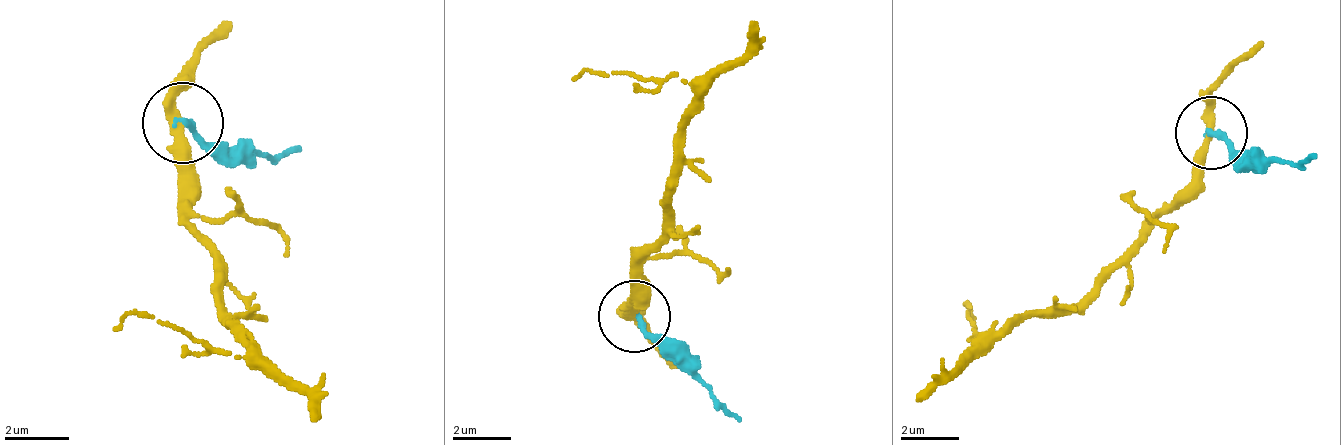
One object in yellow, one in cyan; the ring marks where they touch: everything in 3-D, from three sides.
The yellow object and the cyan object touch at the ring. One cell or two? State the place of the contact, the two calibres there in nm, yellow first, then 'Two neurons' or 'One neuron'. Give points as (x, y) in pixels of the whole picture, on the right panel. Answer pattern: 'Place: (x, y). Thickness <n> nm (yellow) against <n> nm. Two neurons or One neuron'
Place: (1211, 132). Thickness 300 nm (yellow) against 200 nm. Two neurons

